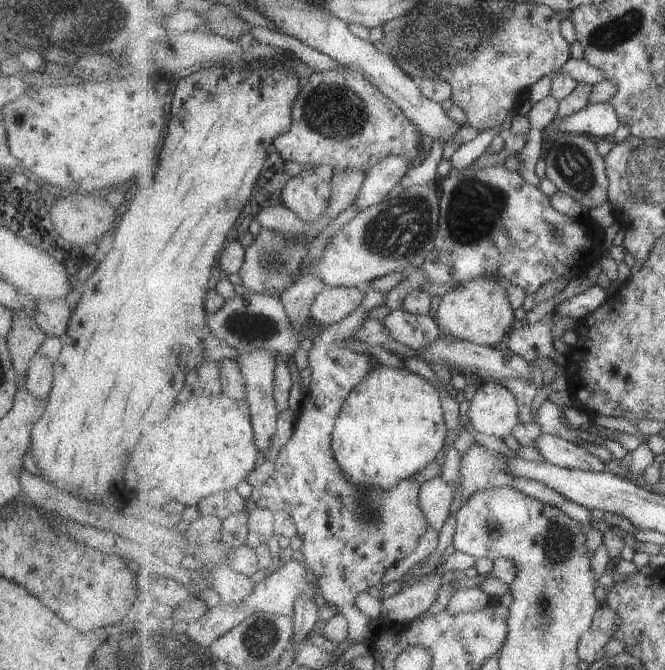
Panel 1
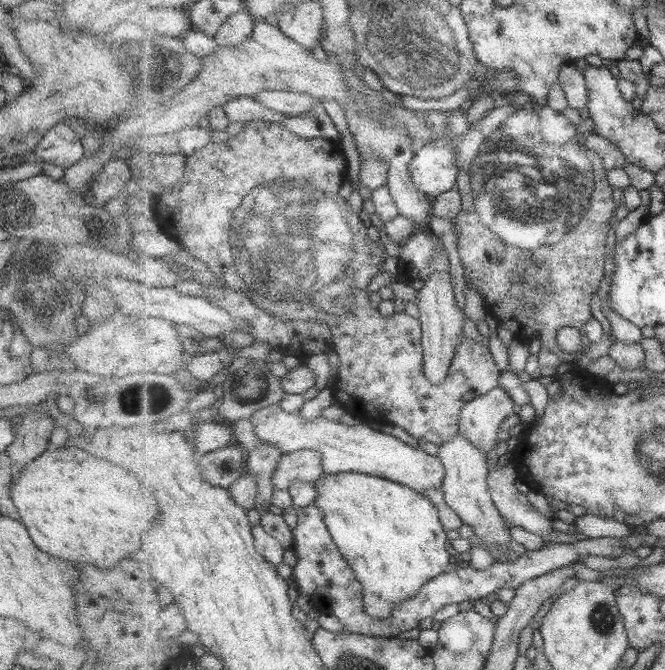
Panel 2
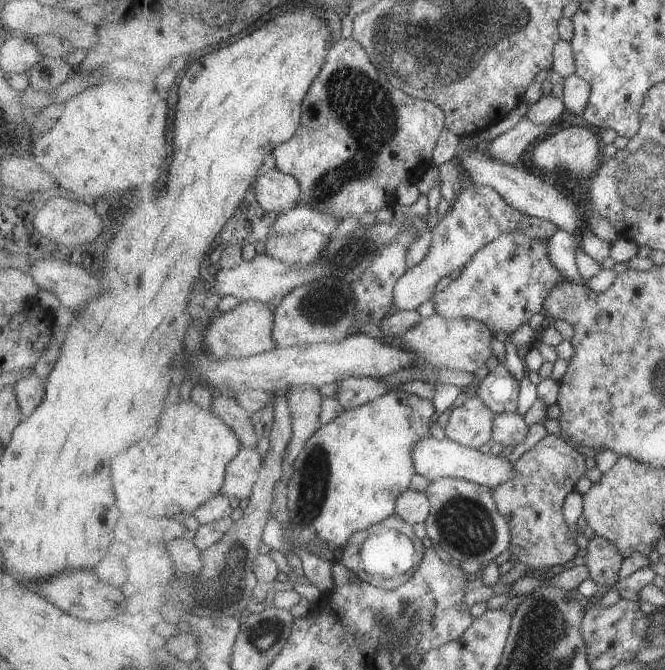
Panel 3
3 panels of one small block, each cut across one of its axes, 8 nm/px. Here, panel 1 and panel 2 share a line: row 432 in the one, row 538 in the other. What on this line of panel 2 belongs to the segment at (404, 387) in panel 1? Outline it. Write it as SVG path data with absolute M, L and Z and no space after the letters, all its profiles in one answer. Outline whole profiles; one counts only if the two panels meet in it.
M345 472L341 474L329 474L325 478L317 481L317 498L315 504L324 511L325 522L327 522L329 532L332 534L333 540L337 543L339 550L342 552L347 562L350 564L356 577L360 579L361 584L364 586L364 599L366 604L366 611L370 614L371 618L377 620L389 620L392 615L392 610L396 604L408 601L411 597L419 594L422 586L445 573L445 569L449 568L449 552L445 550L447 544L447 534L443 524L439 522L439 510L433 506L433 502L423 494L419 494L411 487L401 485L400 483L393 482L391 479L377 477L376 475L360 474L355 472Z

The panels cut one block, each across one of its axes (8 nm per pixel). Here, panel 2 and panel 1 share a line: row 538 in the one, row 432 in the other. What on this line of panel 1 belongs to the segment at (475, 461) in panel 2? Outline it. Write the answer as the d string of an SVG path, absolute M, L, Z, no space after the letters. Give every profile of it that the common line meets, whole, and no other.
M488 381L470 401L468 417L478 432L507 438L519 424L519 404L503 382Z

